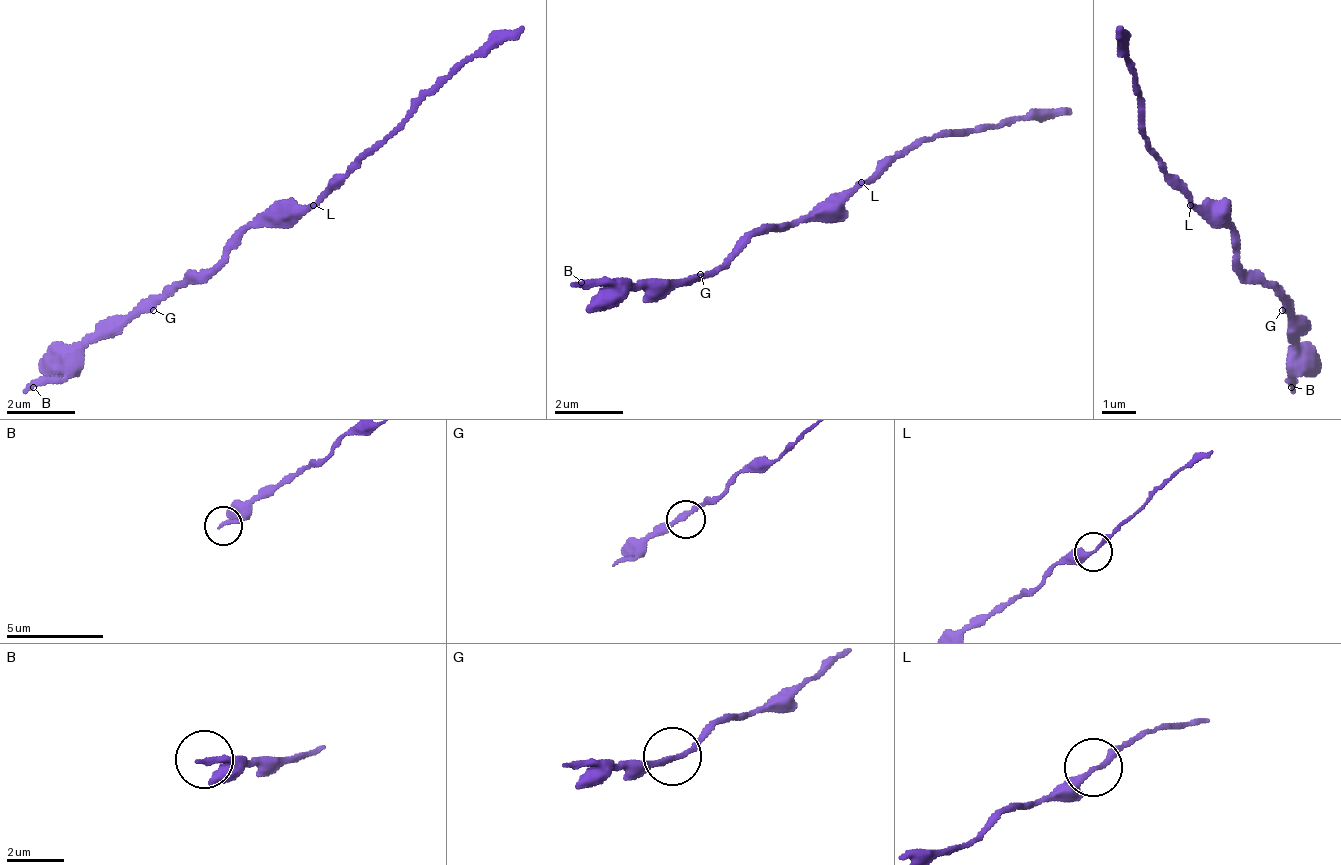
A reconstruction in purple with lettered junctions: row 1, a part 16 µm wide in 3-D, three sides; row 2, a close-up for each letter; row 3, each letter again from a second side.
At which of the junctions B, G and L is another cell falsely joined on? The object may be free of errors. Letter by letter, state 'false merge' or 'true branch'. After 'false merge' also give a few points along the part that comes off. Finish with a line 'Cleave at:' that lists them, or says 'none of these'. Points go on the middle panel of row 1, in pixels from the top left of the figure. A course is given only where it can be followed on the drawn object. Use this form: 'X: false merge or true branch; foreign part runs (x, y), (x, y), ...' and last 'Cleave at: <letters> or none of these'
B: true branch
G: true branch
L: false merge; foreign part runs (863, 180), (931, 137), (1068, 111)
Cleave at: L

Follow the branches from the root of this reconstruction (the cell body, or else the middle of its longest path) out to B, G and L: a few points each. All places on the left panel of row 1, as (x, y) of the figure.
B: (281, 224), (255, 224), (213, 267), (196, 267), (161, 301), (144, 301), (110, 318), (50, 378), (33, 387)
G: (281, 224), (255, 224), (213, 267), (196, 267), (153, 310)
L: (281, 224), (298, 224), (315, 207)

